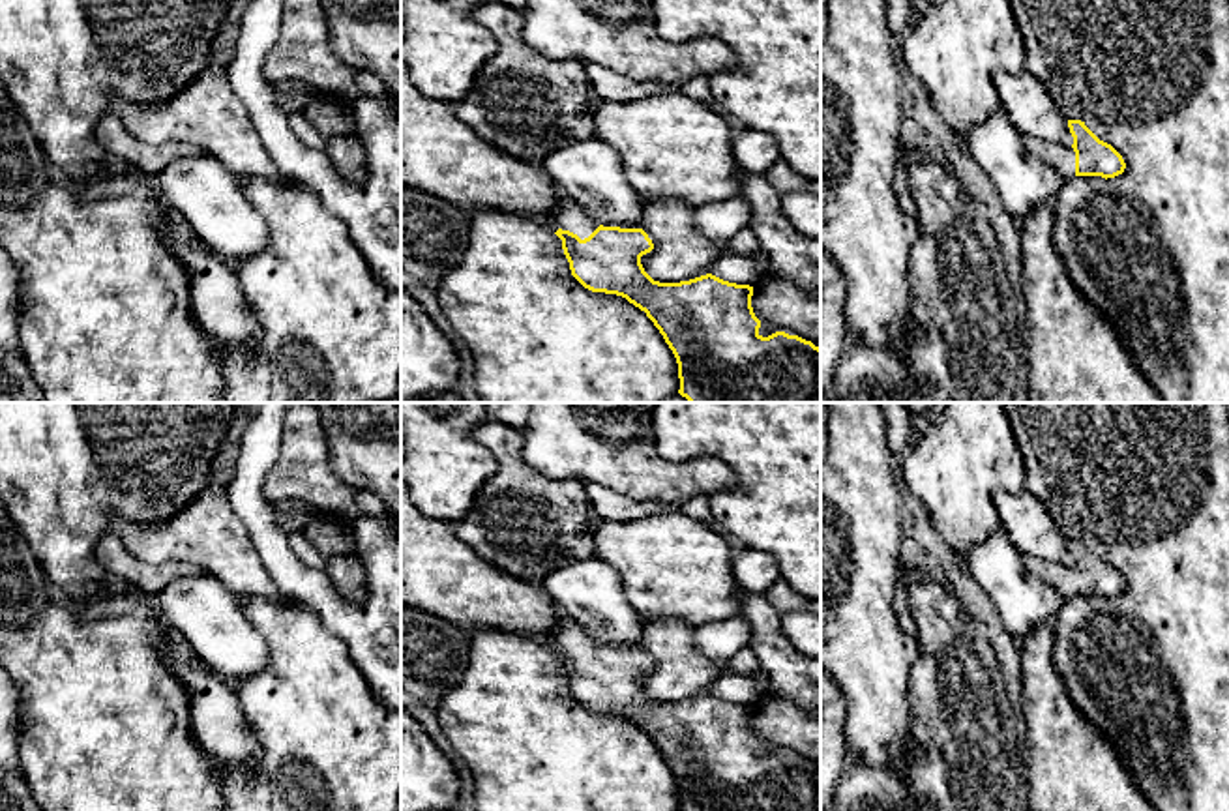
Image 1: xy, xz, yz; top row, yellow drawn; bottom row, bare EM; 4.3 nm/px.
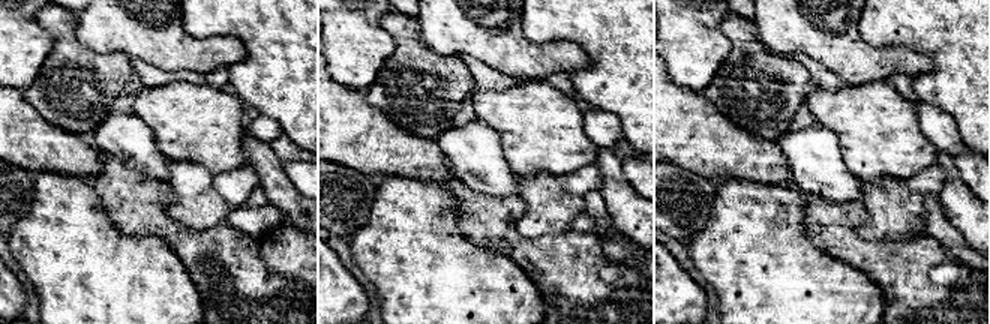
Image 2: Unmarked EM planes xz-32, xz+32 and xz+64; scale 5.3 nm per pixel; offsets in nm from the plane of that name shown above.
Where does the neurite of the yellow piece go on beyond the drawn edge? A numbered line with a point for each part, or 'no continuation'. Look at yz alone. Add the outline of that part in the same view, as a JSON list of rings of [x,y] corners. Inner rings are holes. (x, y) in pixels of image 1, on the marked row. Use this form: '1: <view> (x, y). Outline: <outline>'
1: yz (1063, 158). Outline: [[[1023,137],[1023,146],[1055,167],[1066,180],[1075,176],[1075,152],[1072,146],[1051,144],[1032,137]]]

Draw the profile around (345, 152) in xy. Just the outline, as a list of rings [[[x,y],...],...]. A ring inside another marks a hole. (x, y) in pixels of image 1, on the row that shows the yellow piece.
[[[354,133],[328,139],[324,155],[347,182],[362,184],[365,180],[365,148]]]

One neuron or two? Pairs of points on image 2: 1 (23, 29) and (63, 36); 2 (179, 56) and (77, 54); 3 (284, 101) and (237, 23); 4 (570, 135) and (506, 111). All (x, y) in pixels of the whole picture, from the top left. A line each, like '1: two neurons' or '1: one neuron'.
1: two neurons
2: two neurons
3: one neuron
4: one neuron

